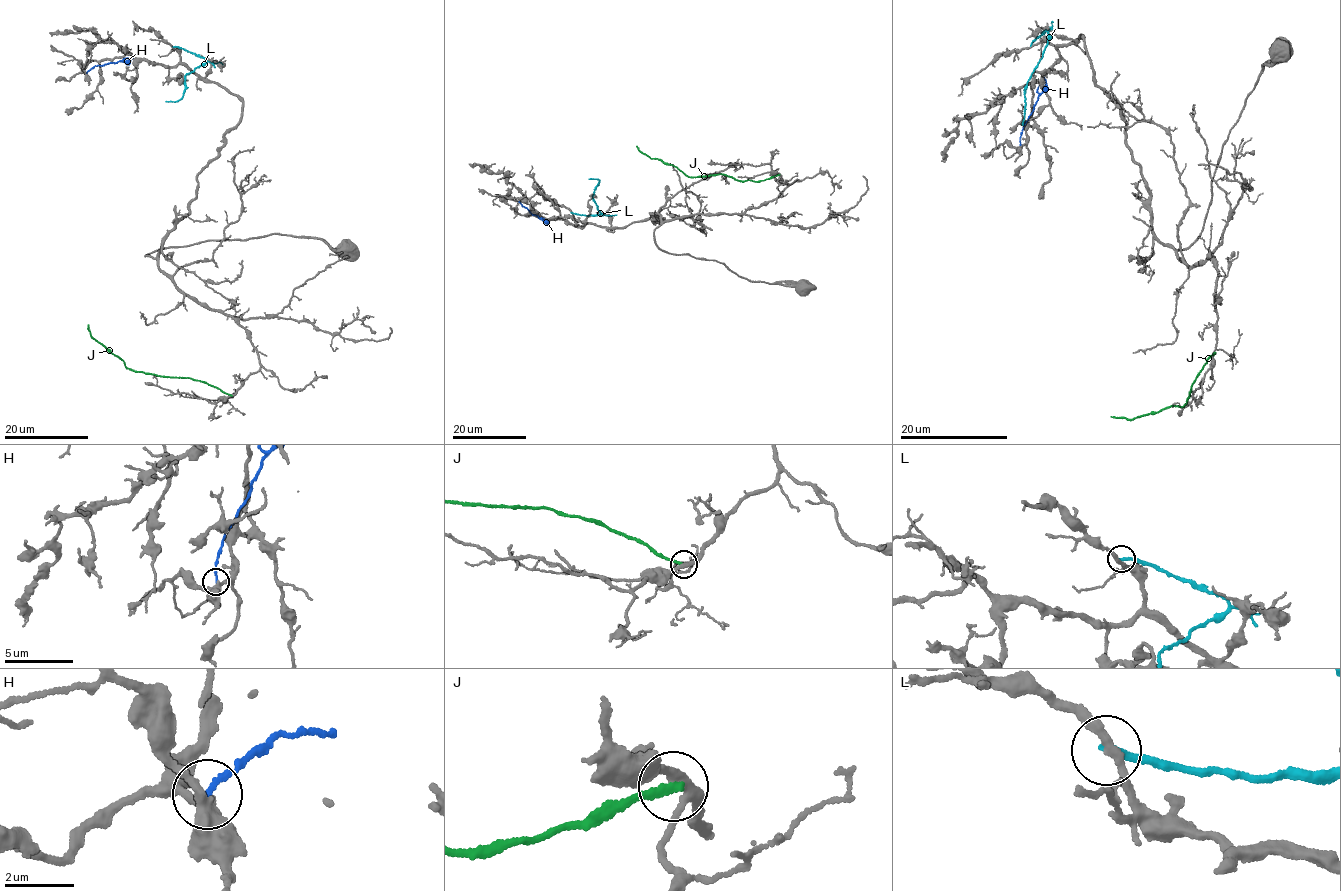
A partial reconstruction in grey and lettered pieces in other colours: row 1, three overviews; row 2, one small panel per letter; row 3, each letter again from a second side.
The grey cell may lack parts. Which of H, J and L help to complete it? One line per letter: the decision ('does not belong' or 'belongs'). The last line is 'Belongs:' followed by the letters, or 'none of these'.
H: does not belong
J: does not belong
L: does not belong
Belongs: none of these

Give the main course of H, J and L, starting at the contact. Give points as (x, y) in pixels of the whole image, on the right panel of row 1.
H: (1020, 144), (1023, 128), (1043, 90), (1045, 77)
J: (1214, 352), (1190, 387), (1187, 402), (1182, 407), (1171, 406), (1153, 415), (1134, 418), (1111, 416)
L: (1030, 45), (1041, 33), (1047, 32), (1045, 49), (1024, 94), (1023, 125)

